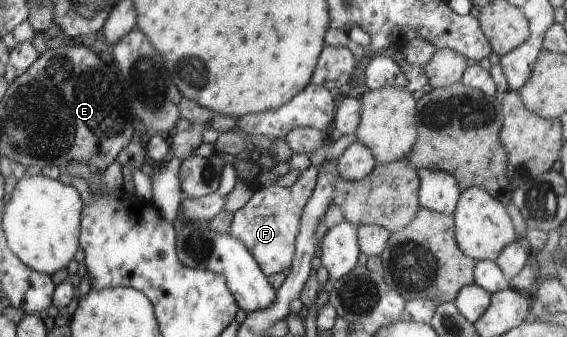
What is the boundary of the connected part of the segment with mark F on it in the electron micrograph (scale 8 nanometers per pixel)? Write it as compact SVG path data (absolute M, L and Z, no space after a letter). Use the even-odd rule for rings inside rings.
M263 154L256 163L260 172L257 182L251 184L253 195L243 208L233 213L228 234L244 243L256 259L261 271L266 276L270 276L291 267L297 234L300 230L300 219L305 204L315 189L318 171L311 166L302 171L298 181L293 186L281 187L269 181L270 171L275 167L275 165L271 165L273 159L269 155Z

